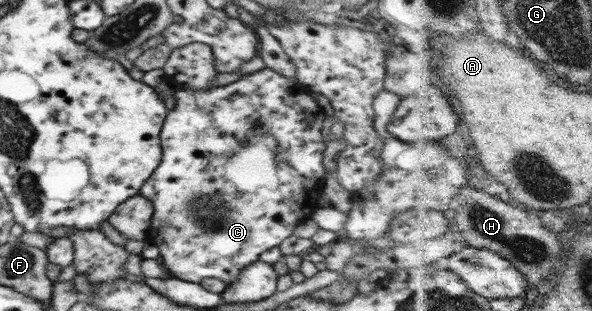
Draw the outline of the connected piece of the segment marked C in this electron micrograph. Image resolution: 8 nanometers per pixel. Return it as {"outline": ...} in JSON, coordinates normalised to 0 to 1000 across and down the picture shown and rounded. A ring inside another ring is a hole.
{"outline":[[[444,219],[421,244],[378,277],[360,280],[353,293],[326,293],[326,286],[297,286],[294,296],[296,344],[284,354],[282,376],[270,421],[270,463],[274,473],[274,511],[265,543],[255,556],[252,576],[235,608],[238,630],[252,640],[260,662],[257,723],[250,746],[250,772],[255,788],[269,801],[269,839],[274,859],[284,868],[289,891],[340,913],[343,894],[368,894],[382,923],[397,913],[410,865],[432,846],[448,807],[470,794],[481,768],[493,759],[502,727],[527,704],[532,678],[542,666],[547,630],[549,534],[546,498],[551,457],[542,437],[542,402],[551,379],[541,350],[539,363],[519,363],[512,344],[495,331],[488,312],[495,299],[495,280],[502,270],[498,254],[485,254],[475,235],[458,219]],[[394,498],[404,505],[407,537],[394,537]]]}

